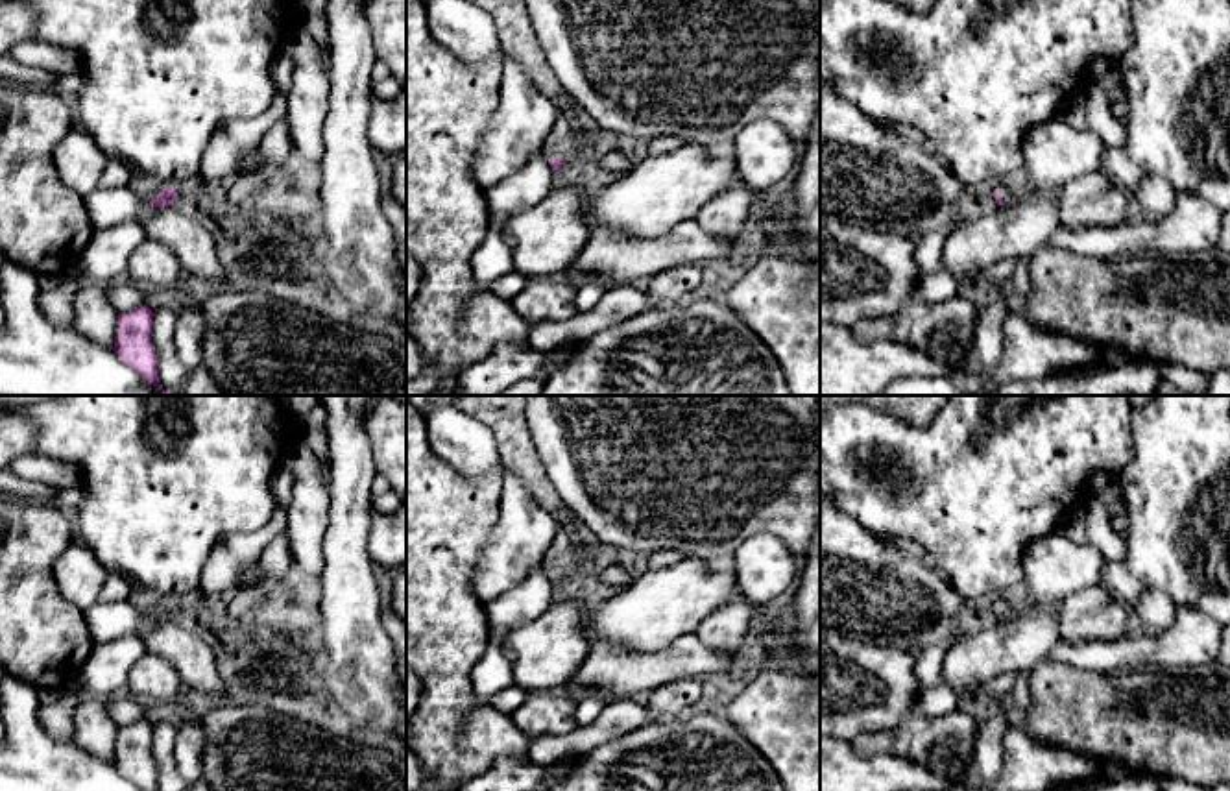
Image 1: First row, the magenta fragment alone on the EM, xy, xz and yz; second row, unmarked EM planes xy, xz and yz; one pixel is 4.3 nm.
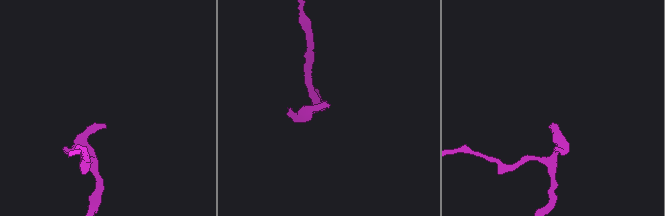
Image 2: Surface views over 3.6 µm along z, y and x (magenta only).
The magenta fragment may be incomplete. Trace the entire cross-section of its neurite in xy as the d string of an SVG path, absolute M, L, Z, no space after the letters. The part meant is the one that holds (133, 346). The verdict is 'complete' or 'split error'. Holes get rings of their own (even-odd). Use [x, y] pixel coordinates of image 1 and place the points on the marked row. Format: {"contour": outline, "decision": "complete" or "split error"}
{"contour": "M146 303L120 312L113 349L124 364L139 371L150 384L157 386L163 396L170 396L159 384L151 325L153 310Z", "decision": "complete"}

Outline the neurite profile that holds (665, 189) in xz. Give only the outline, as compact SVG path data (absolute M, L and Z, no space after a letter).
M685 142L645 157L593 194L585 220L589 231L656 238L676 224L696 220L700 209L737 179L737 157L730 148Z

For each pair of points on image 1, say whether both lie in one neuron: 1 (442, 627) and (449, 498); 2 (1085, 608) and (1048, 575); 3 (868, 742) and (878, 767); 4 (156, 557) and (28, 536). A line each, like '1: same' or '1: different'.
1: same
2: different
3: different
4: different

